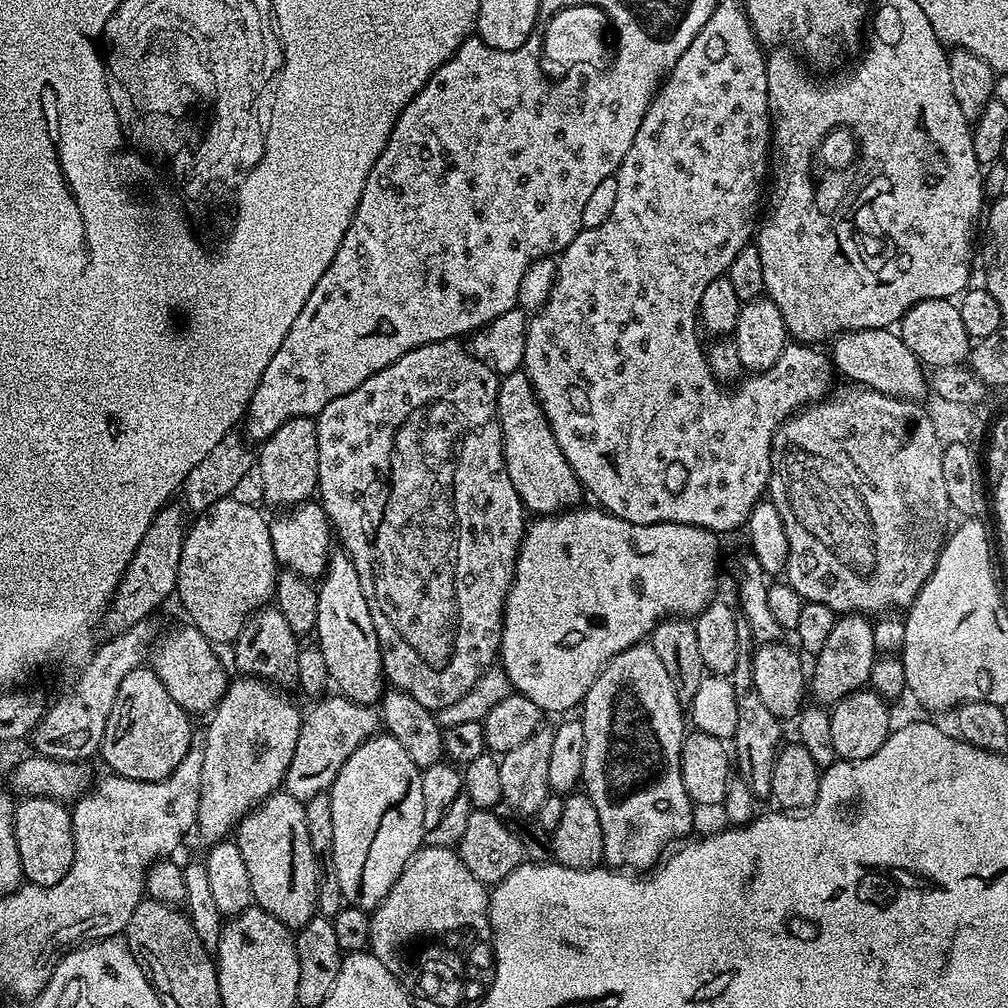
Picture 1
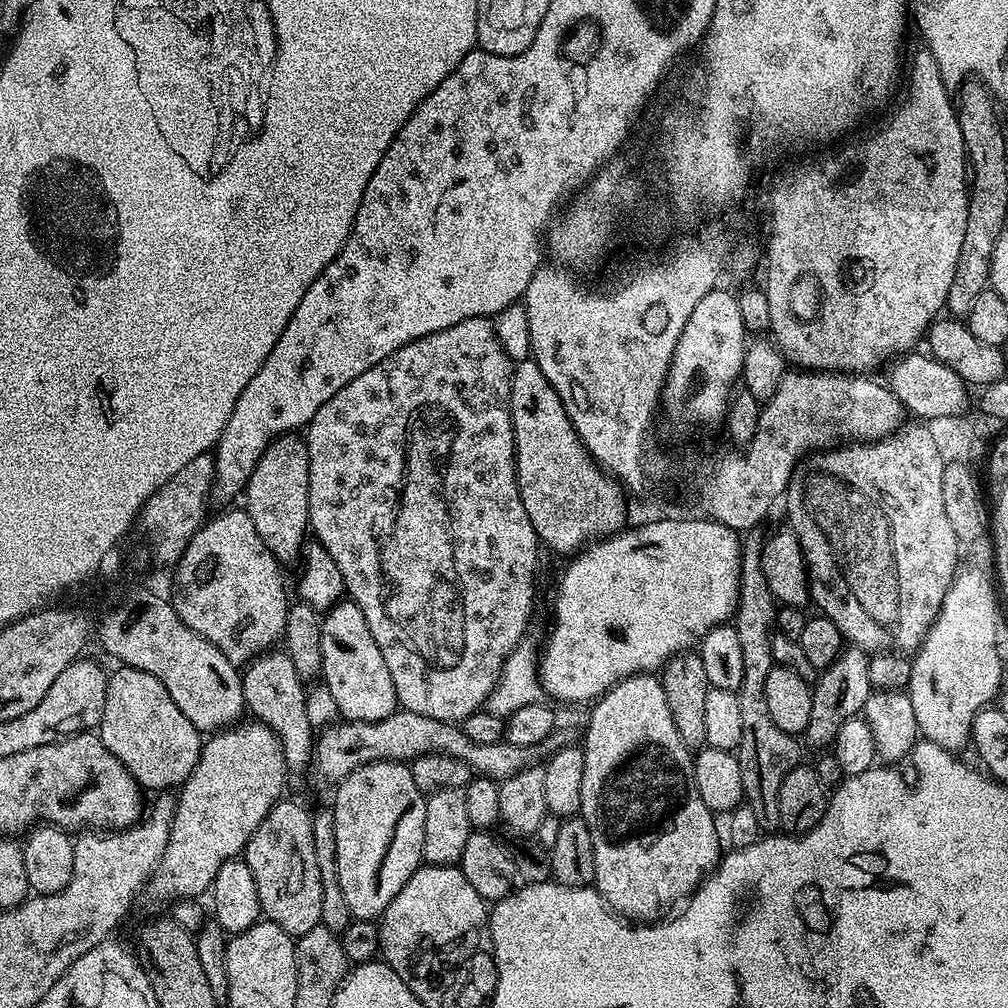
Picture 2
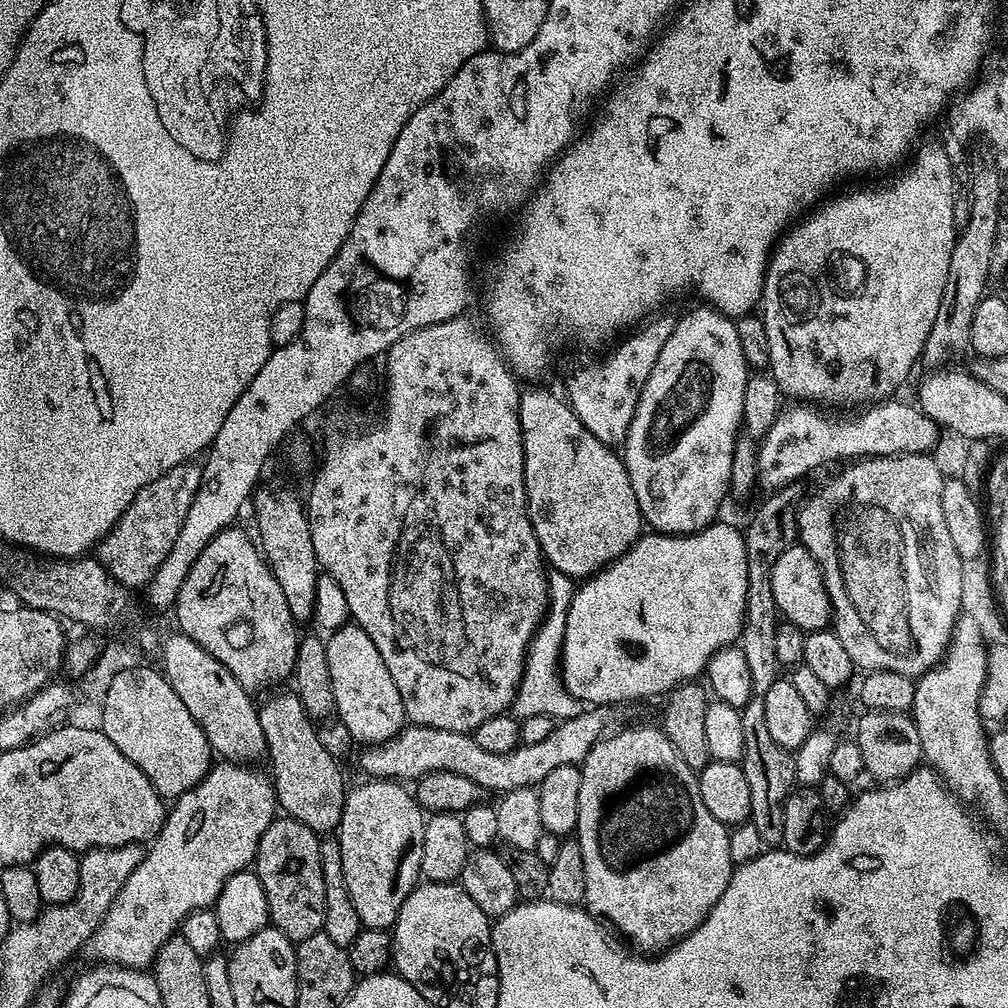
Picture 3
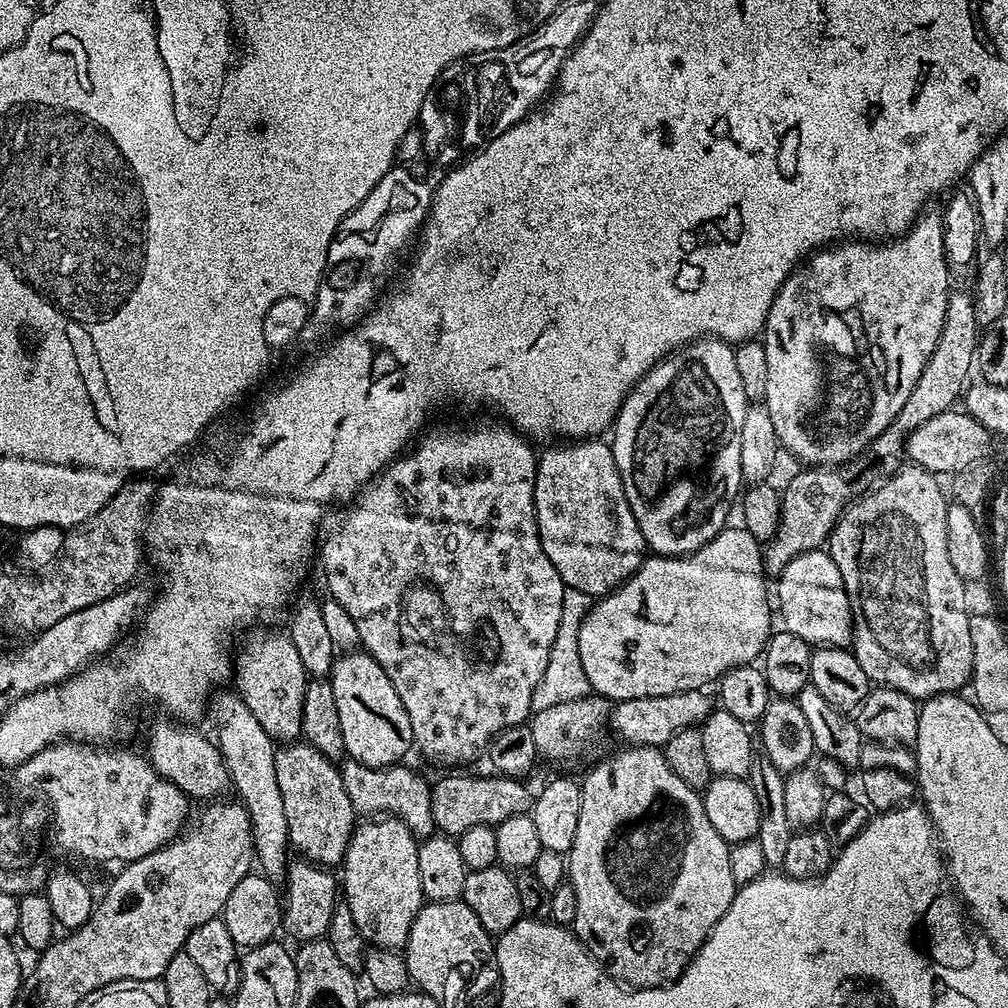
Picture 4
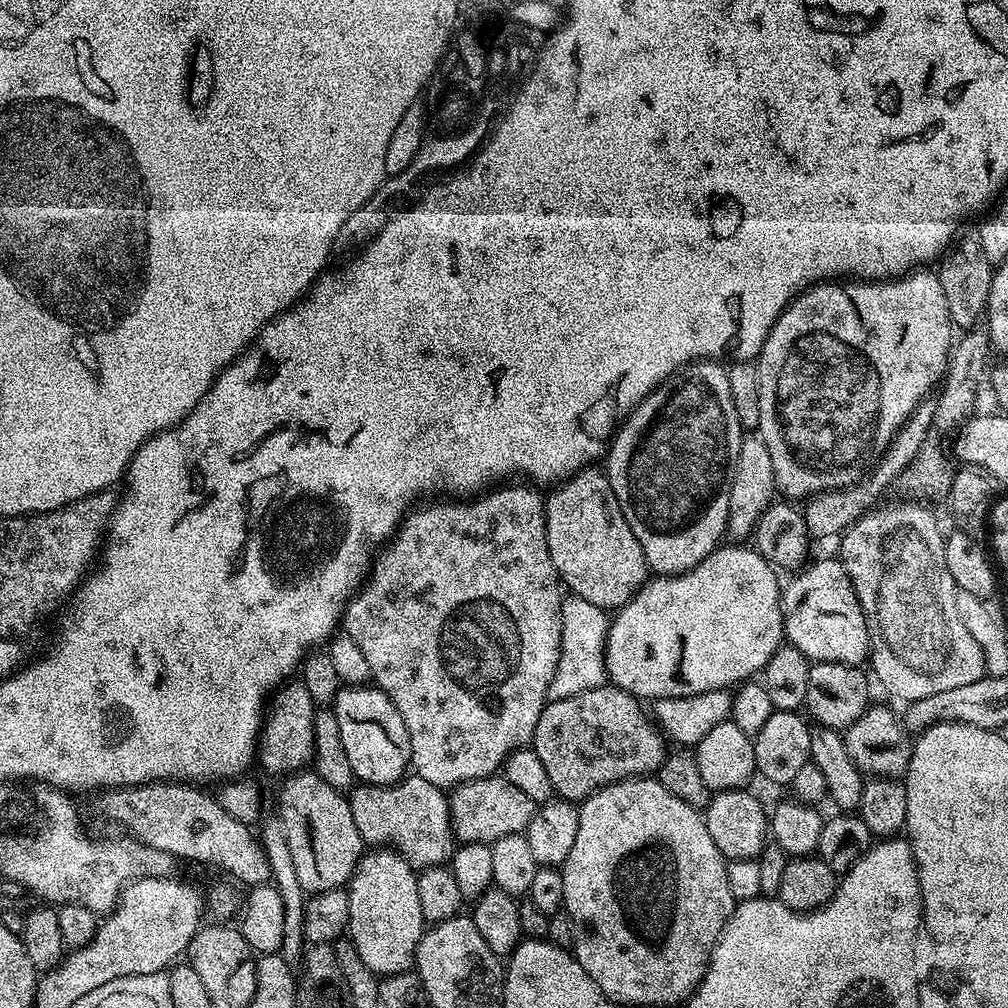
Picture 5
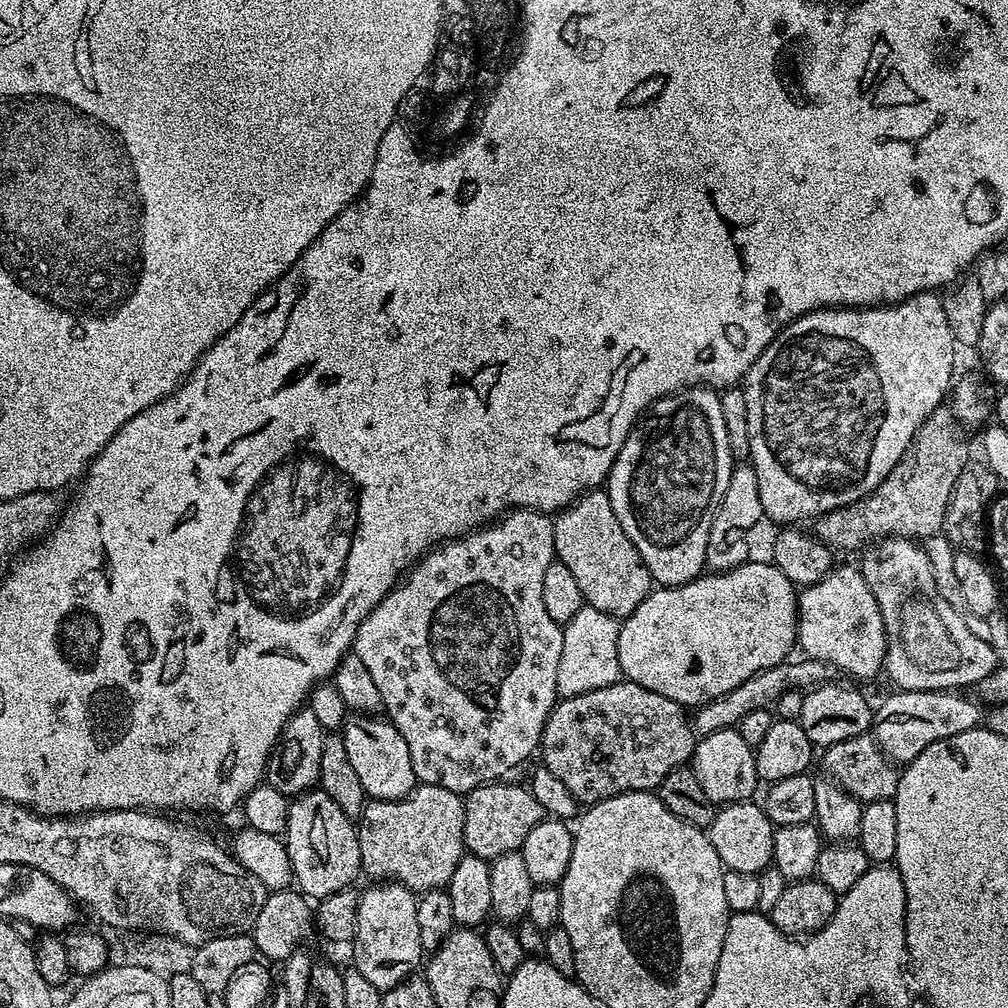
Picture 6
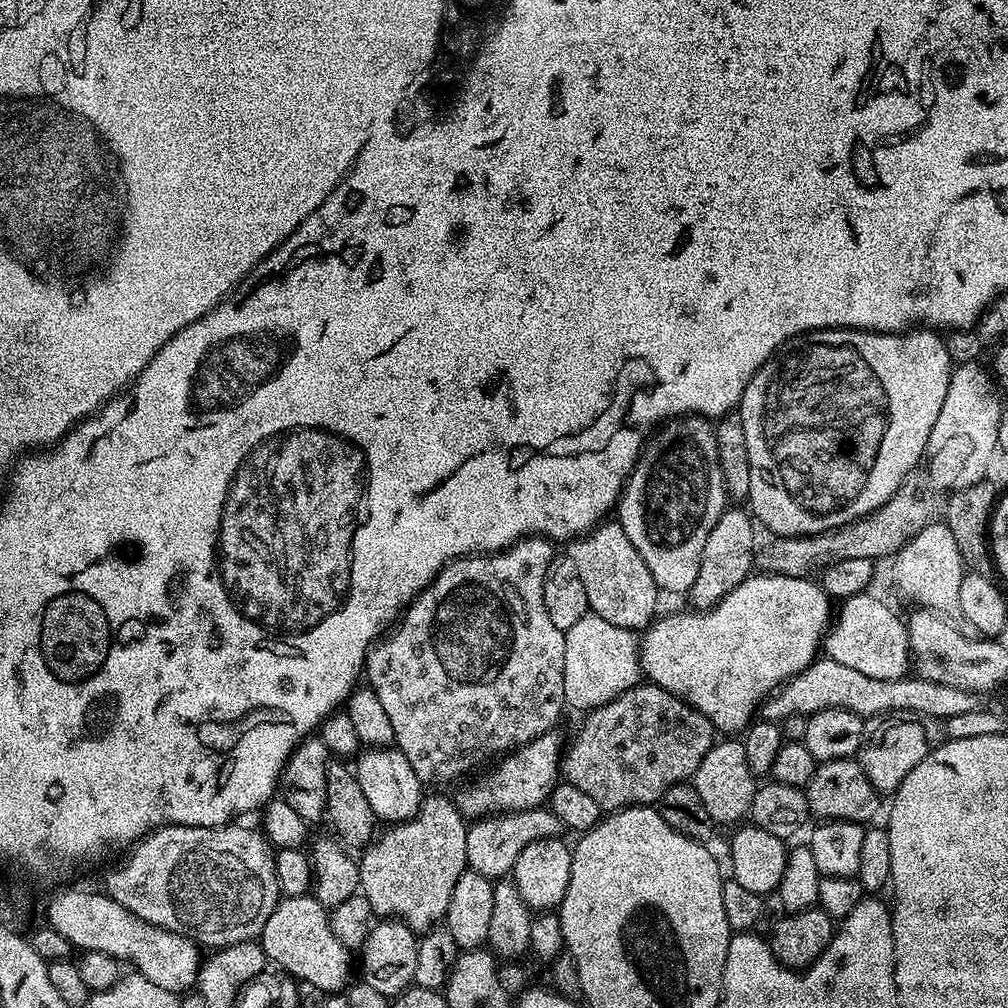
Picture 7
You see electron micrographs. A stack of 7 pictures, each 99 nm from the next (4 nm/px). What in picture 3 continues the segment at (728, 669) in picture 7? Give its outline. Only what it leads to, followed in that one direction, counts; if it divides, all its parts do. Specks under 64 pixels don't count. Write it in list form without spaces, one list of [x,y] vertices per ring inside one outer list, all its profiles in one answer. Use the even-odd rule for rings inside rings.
[[[713,522],[701,532],[691,532],[688,536],[667,536],[655,530],[641,535],[639,540],[631,544],[618,559],[606,568],[601,568],[595,576],[589,576],[577,587],[574,598],[570,602],[570,610],[566,614],[566,638],[560,655],[560,670],[564,678],[566,690],[574,694],[588,706],[620,706],[623,700],[640,700],[643,696],[660,696],[672,691],[680,684],[697,679],[696,676],[707,669],[710,658],[718,650],[735,645],[740,639],[740,631],[744,625],[746,610],[746,590],[748,575],[746,574],[746,546],[743,531],[732,524]]]

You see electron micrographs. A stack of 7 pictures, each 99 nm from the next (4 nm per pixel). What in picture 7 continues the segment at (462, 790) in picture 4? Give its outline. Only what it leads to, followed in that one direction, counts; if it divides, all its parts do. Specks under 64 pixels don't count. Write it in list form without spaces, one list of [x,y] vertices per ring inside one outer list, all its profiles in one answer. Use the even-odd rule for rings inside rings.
[[[547,806],[482,816],[473,819],[467,825],[467,829],[467,867],[493,882],[507,877],[511,873],[518,854],[522,854],[522,850],[526,850],[526,846],[530,846],[530,842],[545,840],[546,838],[560,838],[566,832],[564,823]]]

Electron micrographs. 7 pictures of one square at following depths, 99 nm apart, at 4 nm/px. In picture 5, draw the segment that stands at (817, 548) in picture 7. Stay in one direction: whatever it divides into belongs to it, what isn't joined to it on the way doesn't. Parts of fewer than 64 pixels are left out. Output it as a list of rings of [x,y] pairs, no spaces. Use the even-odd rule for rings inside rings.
[[[974,328],[967,331],[956,343],[949,349],[947,358],[947,370],[942,378],[942,390],[939,398],[935,401],[935,414],[932,419],[933,431],[928,433],[919,448],[918,454],[911,460],[909,466],[899,475],[896,484],[906,492],[928,492],[932,488],[940,487],[950,478],[950,468],[948,472],[948,460],[940,444],[938,432],[951,433],[957,429],[960,424],[969,419],[974,413],[974,406],[980,392],[980,387],[985,387],[988,377],[991,375],[991,365],[988,364],[988,356],[991,355],[991,344],[988,333],[985,329]]]

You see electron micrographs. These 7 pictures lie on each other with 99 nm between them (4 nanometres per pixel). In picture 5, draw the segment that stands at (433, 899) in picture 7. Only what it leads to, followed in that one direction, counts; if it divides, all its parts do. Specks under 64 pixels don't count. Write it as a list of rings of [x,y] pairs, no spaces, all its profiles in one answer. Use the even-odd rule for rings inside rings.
[[[410,774],[390,785],[361,783],[348,797],[354,824],[365,845],[393,848],[415,868],[439,867],[451,857],[454,837],[447,795],[432,782]]]

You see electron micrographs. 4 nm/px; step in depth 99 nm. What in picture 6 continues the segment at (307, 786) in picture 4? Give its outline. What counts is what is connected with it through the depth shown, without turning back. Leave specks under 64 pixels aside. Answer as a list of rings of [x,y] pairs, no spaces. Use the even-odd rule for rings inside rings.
[[[319,790],[304,792],[301,796],[295,797],[288,805],[288,817],[286,818],[286,830],[283,834],[283,841],[288,846],[290,854],[290,866],[292,867],[292,879],[295,887],[305,897],[319,902],[324,897],[334,894],[338,890],[355,885],[356,875],[361,875],[359,846],[359,834],[353,817],[343,812],[330,794]]]

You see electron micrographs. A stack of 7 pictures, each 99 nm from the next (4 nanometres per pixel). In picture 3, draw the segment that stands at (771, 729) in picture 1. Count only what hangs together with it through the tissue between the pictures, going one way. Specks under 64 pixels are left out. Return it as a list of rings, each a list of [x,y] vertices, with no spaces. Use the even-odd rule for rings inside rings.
[[[799,483],[787,484],[784,488],[775,489],[771,493],[772,496],[756,513],[752,516],[752,521],[749,522],[748,528],[743,529],[744,534],[744,545],[746,546],[746,574],[748,575],[748,589],[746,590],[746,610],[744,611],[744,625],[740,631],[740,639],[738,646],[742,650],[742,654],[746,654],[746,663],[750,666],[750,678],[754,678],[754,686],[752,687],[753,698],[750,702],[746,702],[746,706],[740,709],[740,717],[742,718],[742,742],[744,743],[744,758],[742,761],[742,767],[746,774],[746,782],[750,785],[750,823],[758,829],[758,835],[762,837],[762,842],[766,846],[780,846],[782,845],[782,810],[784,809],[784,799],[791,794],[796,784],[796,757],[791,751],[782,746],[778,746],[778,742],[774,742],[774,738],[770,738],[770,729],[766,727],[766,706],[764,705],[763,696],[766,694],[766,690],[770,690],[770,686],[774,686],[774,682],[781,679],[782,676],[782,665],[778,662],[778,653],[776,652],[776,635],[778,635],[778,626],[782,622],[781,617],[776,611],[776,603],[774,602],[774,590],[772,589],[772,577],[770,575],[772,570],[772,564],[778,559],[780,555],[785,552],[792,544],[797,543],[798,540],[798,505],[801,503],[802,495],[800,496]]]

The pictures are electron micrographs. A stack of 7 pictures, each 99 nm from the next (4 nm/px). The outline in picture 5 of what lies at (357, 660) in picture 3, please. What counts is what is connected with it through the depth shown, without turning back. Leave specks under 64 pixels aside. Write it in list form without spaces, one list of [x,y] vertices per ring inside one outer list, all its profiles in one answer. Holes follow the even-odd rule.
[[[344,686],[336,695],[334,711],[338,718],[338,730],[342,730],[342,747],[346,750],[346,758],[350,758],[350,766],[354,770],[357,781],[366,784],[390,785],[403,780],[412,763],[410,750],[410,730],[406,730],[406,722],[394,706],[391,698],[377,686]]]

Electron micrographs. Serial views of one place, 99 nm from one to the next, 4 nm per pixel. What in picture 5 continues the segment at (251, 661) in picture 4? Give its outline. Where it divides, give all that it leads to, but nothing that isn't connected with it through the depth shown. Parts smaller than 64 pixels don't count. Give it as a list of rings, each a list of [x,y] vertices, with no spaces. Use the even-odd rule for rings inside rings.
[[[303,682],[292,683],[281,683],[275,689],[266,708],[266,719],[258,741],[258,762],[260,760],[266,771],[279,778],[307,769],[314,760],[314,718],[318,706],[310,698],[310,690],[306,690]]]

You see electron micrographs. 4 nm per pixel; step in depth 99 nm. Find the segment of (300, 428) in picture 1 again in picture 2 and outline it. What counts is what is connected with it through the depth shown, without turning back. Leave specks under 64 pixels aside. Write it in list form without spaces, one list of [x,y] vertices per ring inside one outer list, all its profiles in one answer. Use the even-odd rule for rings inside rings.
[[[285,434],[273,440],[267,450],[258,458],[254,474],[248,480],[246,511],[258,538],[266,542],[276,559],[287,562],[301,555],[309,535],[308,495],[310,494],[310,458],[308,445],[299,435]]]

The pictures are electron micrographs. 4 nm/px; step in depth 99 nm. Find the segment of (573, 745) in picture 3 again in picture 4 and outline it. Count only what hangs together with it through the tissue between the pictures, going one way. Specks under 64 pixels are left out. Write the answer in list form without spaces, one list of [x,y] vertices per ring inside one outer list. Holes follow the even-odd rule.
[[[691,688],[678,694],[621,700],[610,717],[611,731],[624,736],[631,745],[663,749],[664,744],[674,738],[674,734],[703,725],[712,715],[714,705],[706,693],[704,688]]]

